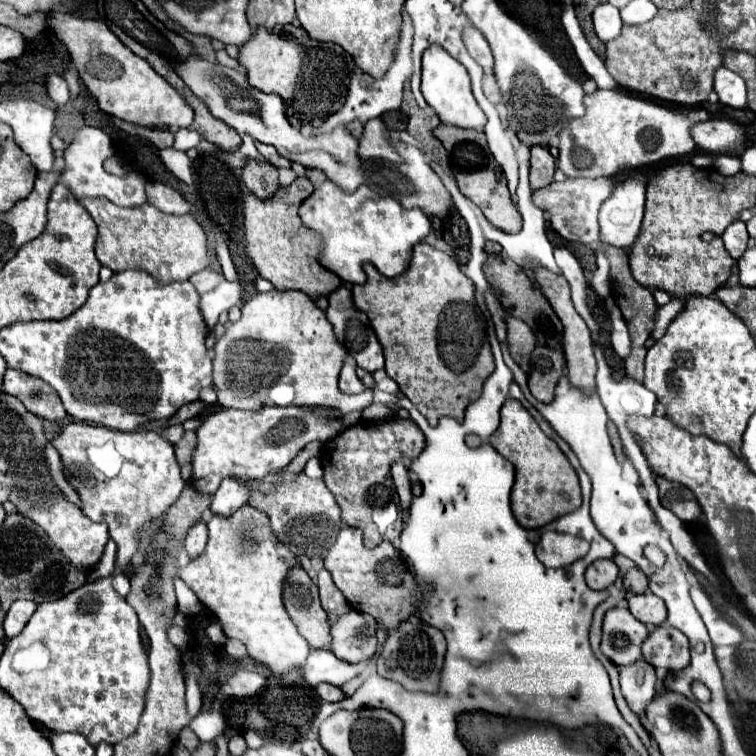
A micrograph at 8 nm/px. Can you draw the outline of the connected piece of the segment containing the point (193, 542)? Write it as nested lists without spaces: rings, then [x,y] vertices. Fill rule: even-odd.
[[[198,521],[196,525],[190,527],[186,539],[184,539],[184,547],[188,551],[188,557],[196,557],[202,553],[204,545],[206,545],[206,539],[208,539],[208,527],[204,521]]]

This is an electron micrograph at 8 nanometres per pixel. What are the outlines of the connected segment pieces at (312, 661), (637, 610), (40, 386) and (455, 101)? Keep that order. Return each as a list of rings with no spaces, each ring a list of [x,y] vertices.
[[[312,649],[306,663],[300,667],[300,673],[308,685],[318,685],[318,683],[330,683],[330,685],[342,685],[356,677],[368,661],[364,663],[344,663],[336,659],[330,651],[324,649]]]
[[[646,591],[642,595],[632,595],[628,599],[628,605],[630,605],[630,613],[646,625],[660,625],[666,619],[664,601],[650,591]]]
[[[8,369],[4,373],[4,391],[20,399],[22,405],[40,419],[62,421],[68,417],[54,389],[48,383],[40,381],[38,377]]]
[[[430,45],[422,55],[422,95],[426,103],[436,111],[442,123],[462,127],[462,129],[478,129],[482,131],[486,125],[486,115],[478,107],[472,91],[470,77],[456,59],[452,59],[442,47]]]

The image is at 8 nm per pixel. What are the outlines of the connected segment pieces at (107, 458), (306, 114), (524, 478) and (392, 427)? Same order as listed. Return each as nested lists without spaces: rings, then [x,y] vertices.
[[[90,423],[66,425],[52,443],[58,449],[58,453],[62,455],[64,473],[66,473],[68,481],[80,493],[84,515],[96,523],[108,525],[110,537],[118,545],[116,571],[122,573],[126,569],[126,565],[130,563],[132,555],[138,551],[136,533],[144,527],[146,521],[160,517],[172,503],[176,503],[176,499],[180,497],[180,493],[186,485],[175,456],[174,445],[164,441],[162,437],[158,437],[158,433],[154,433],[154,431],[122,433],[122,431],[112,431],[112,429],[106,429],[100,425],[90,425]]]
[[[292,23],[282,25],[272,33],[264,27],[256,27],[250,41],[240,47],[238,63],[246,69],[252,87],[276,93],[284,99],[286,109],[290,111],[286,115],[294,127],[302,127],[304,123],[318,127],[328,115],[336,113],[346,99],[350,83],[348,73],[352,69],[352,61],[340,45],[316,41],[302,27]]]
[[[508,399],[502,405],[502,421],[500,427],[492,433],[490,443],[516,467],[516,483],[512,487],[512,513],[522,527],[540,529],[580,507],[582,495],[576,471],[560,447],[542,433],[534,417],[524,409],[520,401]]]
[[[400,417],[388,423],[362,425],[348,427],[334,441],[326,441],[320,451],[320,461],[324,467],[324,483],[342,509],[342,521],[362,529],[366,547],[376,547],[382,541],[394,541],[404,525],[400,499],[390,477],[390,463],[404,457],[404,447],[408,451],[422,451],[424,435],[412,419]]]

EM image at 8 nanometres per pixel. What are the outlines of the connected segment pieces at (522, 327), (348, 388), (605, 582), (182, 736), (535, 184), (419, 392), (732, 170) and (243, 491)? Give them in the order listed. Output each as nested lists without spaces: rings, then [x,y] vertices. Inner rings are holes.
[[[508,315],[506,325],[508,325],[510,355],[524,371],[528,371],[528,361],[530,361],[530,353],[536,345],[536,337],[534,337],[532,329],[522,319],[516,319],[516,317]]]
[[[346,361],[340,371],[340,391],[346,395],[356,395],[364,391],[362,381],[356,377],[356,365],[352,365],[350,361]]]
[[[598,559],[586,569],[586,583],[590,589],[606,589],[618,577],[618,567],[612,559]]]
[[[186,727],[186,729],[182,729],[182,731],[178,733],[178,741],[180,741],[188,751],[194,751],[194,749],[198,747],[198,743],[200,743],[200,739],[196,737],[196,733],[194,733],[190,727]]]
[[[532,147],[532,161],[530,161],[532,189],[550,185],[554,169],[556,169],[556,159],[550,155],[548,147]]]
[[[418,243],[414,247],[410,267],[396,279],[386,279],[370,263],[364,265],[364,271],[368,275],[368,281],[364,285],[352,287],[354,305],[370,317],[370,325],[384,349],[388,363],[386,373],[398,383],[400,391],[424,413],[430,425],[436,425],[444,415],[462,421],[466,407],[480,397],[486,377],[494,371],[490,343],[476,313],[478,309],[474,303],[474,283],[458,269],[454,257],[430,247],[428,243]]]
[[[720,155],[714,159],[714,167],[722,173],[722,175],[736,175],[740,171],[740,159],[738,157],[730,157],[730,155]]]
[[[224,479],[218,491],[212,495],[210,511],[218,517],[230,517],[238,507],[246,503],[248,497],[248,485],[240,483],[236,479]]]

